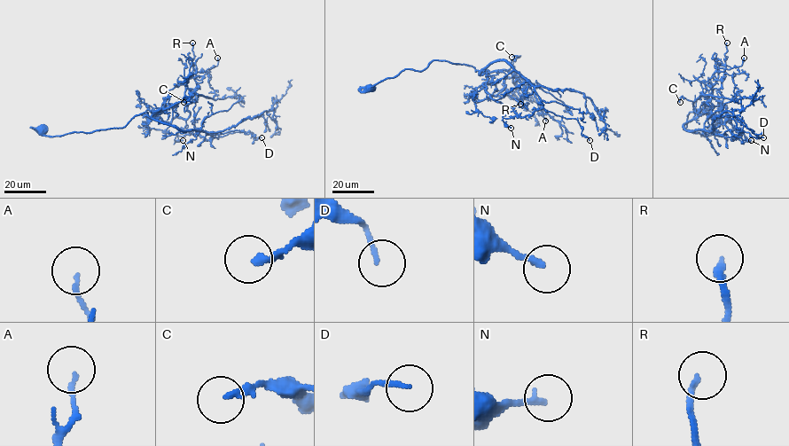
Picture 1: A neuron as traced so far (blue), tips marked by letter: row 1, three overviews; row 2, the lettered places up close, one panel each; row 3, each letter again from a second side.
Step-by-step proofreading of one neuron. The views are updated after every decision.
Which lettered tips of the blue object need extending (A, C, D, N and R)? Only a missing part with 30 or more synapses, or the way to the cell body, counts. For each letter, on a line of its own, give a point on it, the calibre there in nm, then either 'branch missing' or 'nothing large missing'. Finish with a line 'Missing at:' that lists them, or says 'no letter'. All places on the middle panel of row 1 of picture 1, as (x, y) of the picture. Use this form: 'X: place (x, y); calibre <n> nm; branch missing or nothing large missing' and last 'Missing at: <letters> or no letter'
A: place (545, 121); calibre 130 nm; nothing large missing
C: place (511, 57); calibre 200 nm; nothing large missing
D: place (589, 140); calibre 130 nm; branch missing
N: place (511, 128); calibre 190 nm; nothing large missing
R: place (520, 104); calibre 200 nm; branch missing
Missing at: D, R

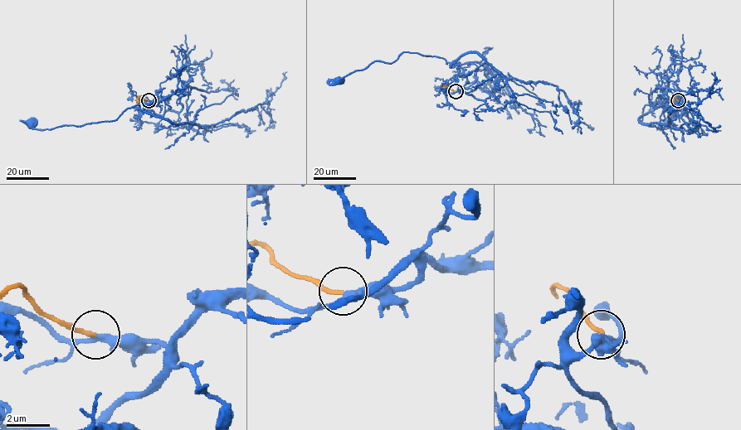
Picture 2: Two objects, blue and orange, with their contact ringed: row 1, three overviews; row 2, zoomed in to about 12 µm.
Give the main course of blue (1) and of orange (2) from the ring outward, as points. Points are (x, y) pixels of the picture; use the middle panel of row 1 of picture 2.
1: (455, 91), (446, 96), (443, 87), (457, 66), (415, 52), (373, 61), (338, 80)
2: (455, 91), (443, 84)

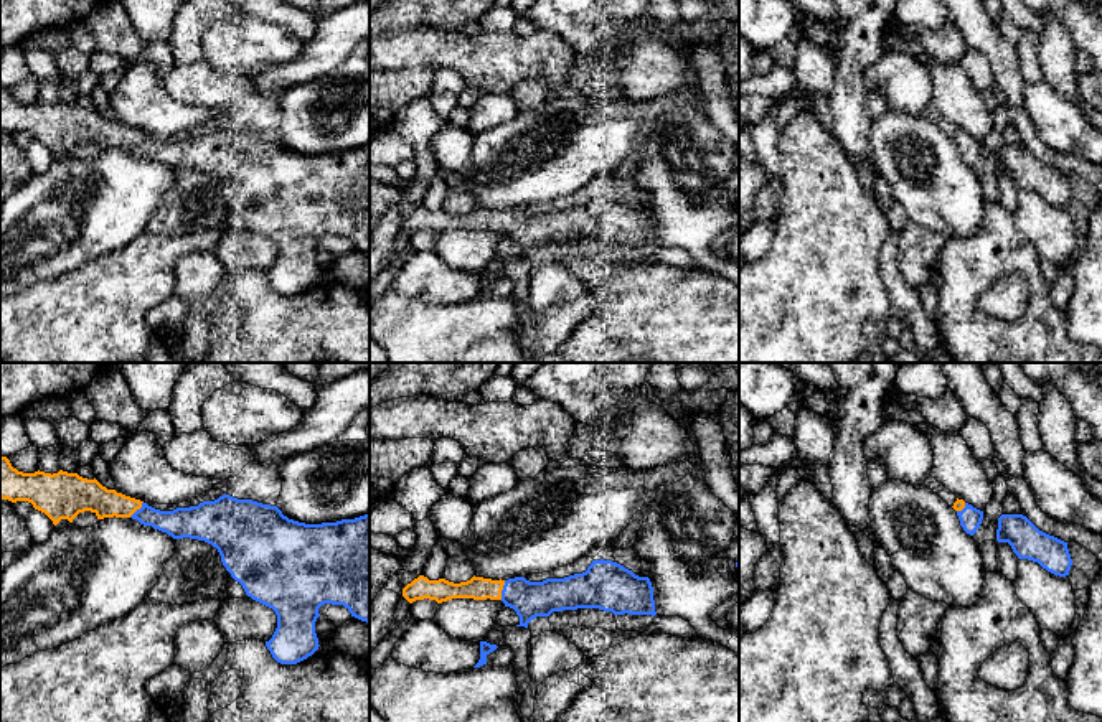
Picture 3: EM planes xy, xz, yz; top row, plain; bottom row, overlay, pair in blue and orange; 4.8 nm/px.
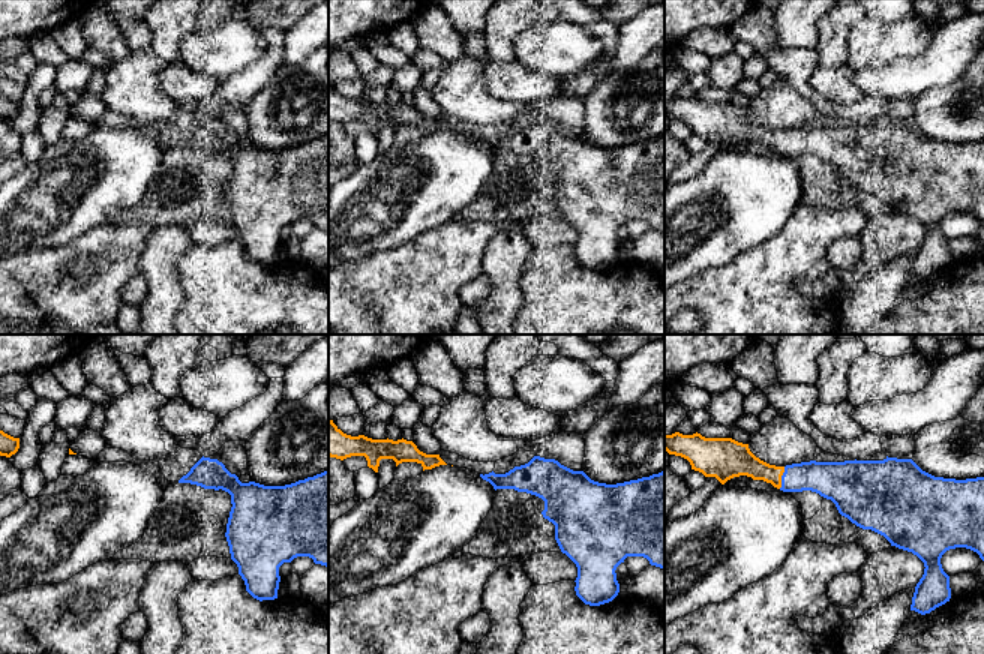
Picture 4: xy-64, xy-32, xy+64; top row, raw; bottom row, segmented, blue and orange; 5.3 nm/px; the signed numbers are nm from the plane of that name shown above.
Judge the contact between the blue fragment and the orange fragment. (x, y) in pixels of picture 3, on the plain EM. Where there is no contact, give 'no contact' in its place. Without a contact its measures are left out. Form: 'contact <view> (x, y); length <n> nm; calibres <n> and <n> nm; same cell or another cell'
contact xz (502, 221); length 100 nm; calibres 180 and 110 nm; same cell

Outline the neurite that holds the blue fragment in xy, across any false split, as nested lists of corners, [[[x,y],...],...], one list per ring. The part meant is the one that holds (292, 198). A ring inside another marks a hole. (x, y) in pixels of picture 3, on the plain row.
[[[0,87],[0,129],[12,134],[28,132],[45,143],[56,157],[61,150],[73,150],[91,142],[97,150],[132,148],[144,157],[167,163],[173,170],[198,170],[218,180],[221,193],[239,213],[247,227],[272,239],[277,259],[267,280],[280,295],[297,295],[318,280],[315,252],[325,234],[343,236],[351,247],[370,256],[370,143],[337,153],[305,155],[289,150],[277,137],[223,125],[198,137],[160,142],[147,134],[107,120],[96,109],[78,104],[23,104]]]

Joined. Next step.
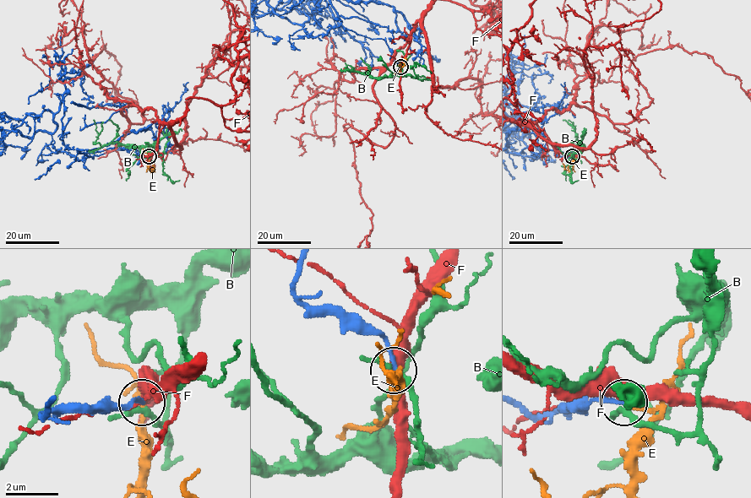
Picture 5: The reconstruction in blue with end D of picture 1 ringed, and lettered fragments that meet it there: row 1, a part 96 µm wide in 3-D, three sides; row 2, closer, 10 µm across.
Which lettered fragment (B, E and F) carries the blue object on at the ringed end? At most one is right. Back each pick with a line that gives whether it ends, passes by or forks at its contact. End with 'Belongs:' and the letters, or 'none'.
E: it ends
Belongs: E

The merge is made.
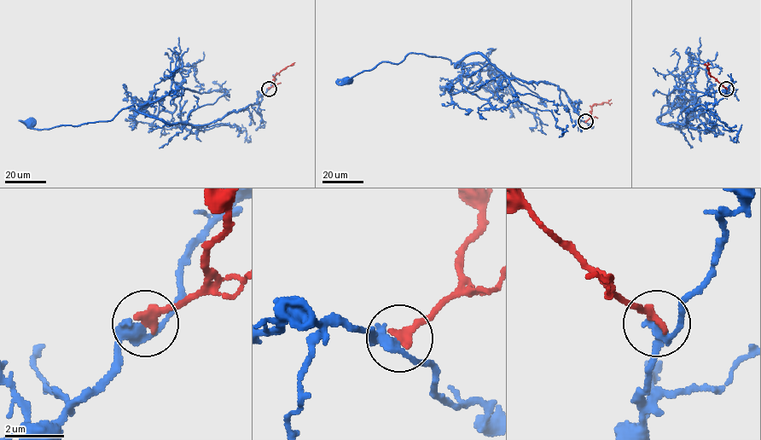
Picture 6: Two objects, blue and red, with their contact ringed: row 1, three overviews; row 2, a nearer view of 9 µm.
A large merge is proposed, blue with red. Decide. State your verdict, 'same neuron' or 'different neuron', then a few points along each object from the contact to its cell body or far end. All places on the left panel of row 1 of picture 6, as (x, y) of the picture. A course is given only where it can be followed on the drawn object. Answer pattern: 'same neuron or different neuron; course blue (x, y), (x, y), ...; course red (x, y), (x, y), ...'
same neuron; course blue (268, 88), (258, 102), (201, 125), (166, 124), (136, 112), (134, 105), (109, 120), (42, 130), (30, 123); course red (269, 88), (273, 85), (274, 76), (294, 62)

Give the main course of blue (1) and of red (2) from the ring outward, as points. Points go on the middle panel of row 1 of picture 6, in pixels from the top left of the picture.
1: (585, 121), (557, 86), (507, 78), (479, 54), (451, 64), (409, 53), (397, 64), (381, 61), (347, 80)
2: (585, 121), (595, 103), (612, 103)

